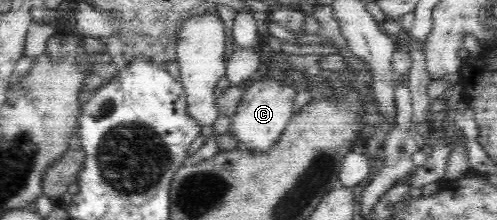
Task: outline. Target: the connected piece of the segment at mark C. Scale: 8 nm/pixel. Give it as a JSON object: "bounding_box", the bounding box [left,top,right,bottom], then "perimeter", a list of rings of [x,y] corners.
{"bounding_box":[230,77,298,151],"perimeter":[[[263,77],[256,82],[248,82],[245,85],[241,103],[236,112],[231,116],[232,124],[230,136],[238,142],[239,149],[246,151],[270,151],[279,143],[279,138],[284,134],[292,114],[292,102],[298,93],[298,87],[292,84],[280,84],[278,80]]]}

